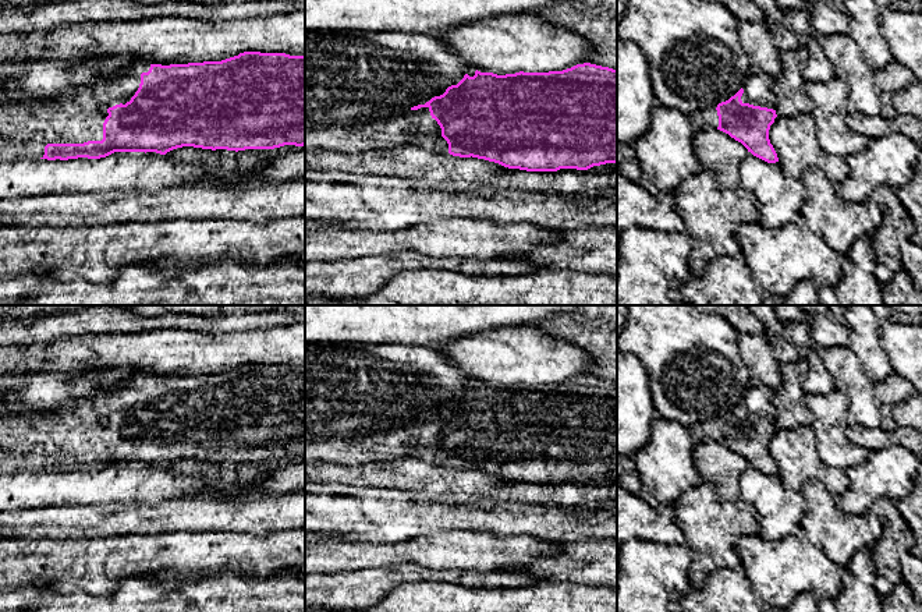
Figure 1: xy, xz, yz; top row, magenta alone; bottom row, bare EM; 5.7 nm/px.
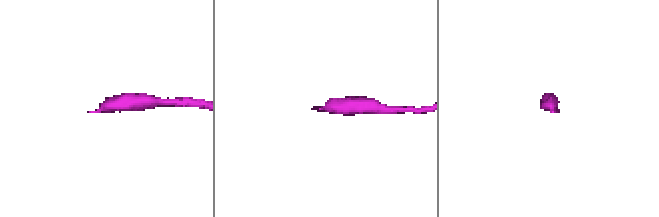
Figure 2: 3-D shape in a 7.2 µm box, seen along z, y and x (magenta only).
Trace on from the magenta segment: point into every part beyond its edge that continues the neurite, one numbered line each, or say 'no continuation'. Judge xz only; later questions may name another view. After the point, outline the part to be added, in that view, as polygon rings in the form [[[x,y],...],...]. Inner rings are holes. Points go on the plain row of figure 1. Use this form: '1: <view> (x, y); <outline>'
1: xz (414, 439); [[[429,420],[347,436],[305,436],[305,463],[311,464],[358,466],[405,457],[450,468],[448,456]]]

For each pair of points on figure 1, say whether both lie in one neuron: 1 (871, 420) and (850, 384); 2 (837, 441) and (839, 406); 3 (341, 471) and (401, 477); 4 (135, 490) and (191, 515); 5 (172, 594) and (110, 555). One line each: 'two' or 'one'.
1: one
2: one
3: one
4: two
5: two

